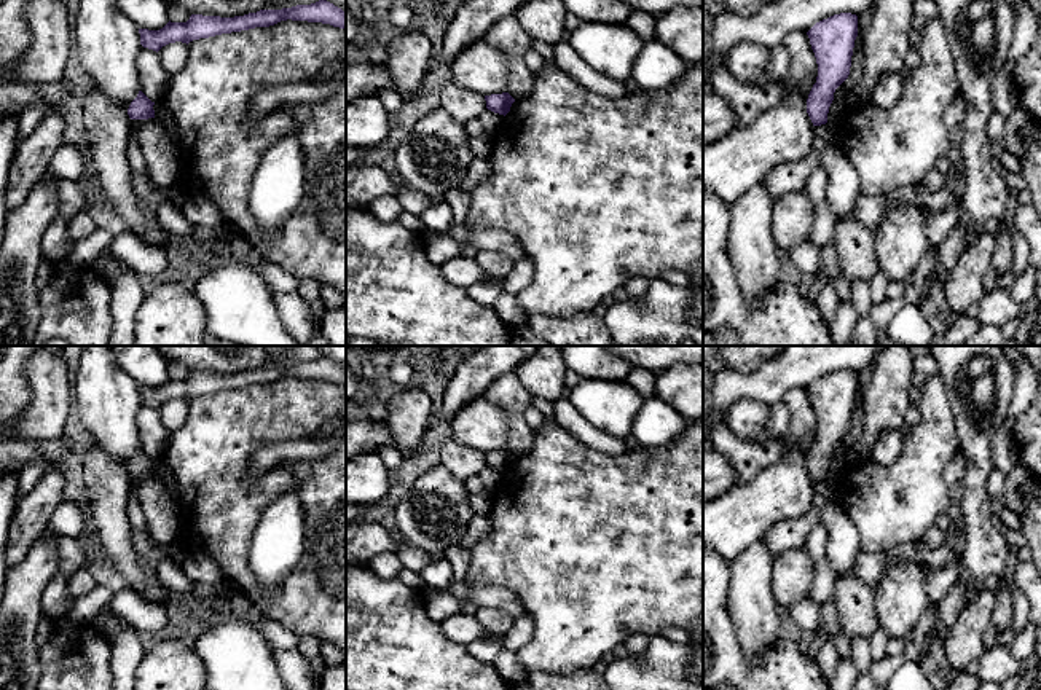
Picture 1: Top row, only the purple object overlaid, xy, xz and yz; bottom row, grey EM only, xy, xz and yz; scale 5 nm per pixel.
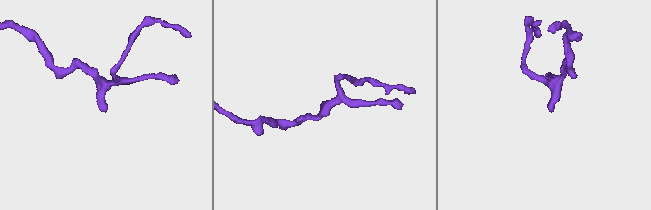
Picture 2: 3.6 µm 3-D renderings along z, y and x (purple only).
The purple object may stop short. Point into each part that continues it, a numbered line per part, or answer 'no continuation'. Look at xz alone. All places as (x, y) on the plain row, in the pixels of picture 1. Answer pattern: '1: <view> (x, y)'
no continuation

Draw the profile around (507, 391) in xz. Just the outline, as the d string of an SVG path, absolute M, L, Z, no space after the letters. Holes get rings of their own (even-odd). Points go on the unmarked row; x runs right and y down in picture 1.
M510 371L493 381L485 390L485 397L505 410L509 421L507 449L515 457L528 454L534 441L534 430L526 422L532 394Z

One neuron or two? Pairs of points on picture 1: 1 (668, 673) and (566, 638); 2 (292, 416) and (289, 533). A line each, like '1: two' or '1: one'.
1: two
2: two

